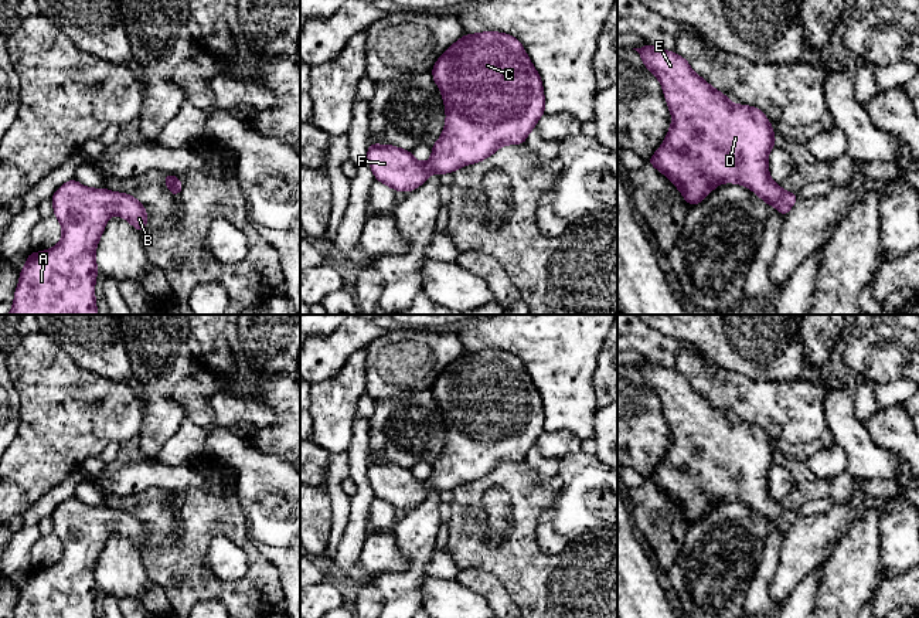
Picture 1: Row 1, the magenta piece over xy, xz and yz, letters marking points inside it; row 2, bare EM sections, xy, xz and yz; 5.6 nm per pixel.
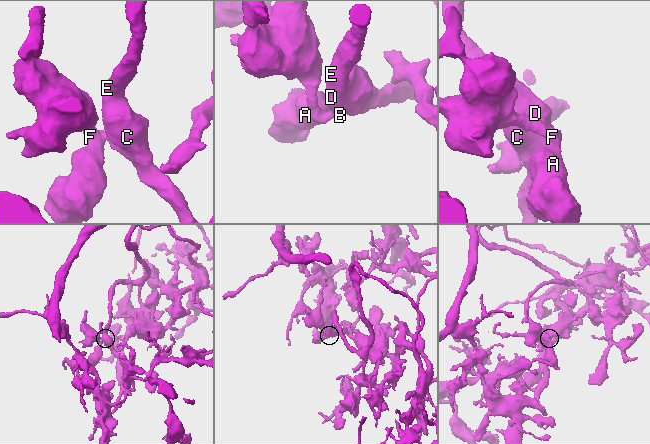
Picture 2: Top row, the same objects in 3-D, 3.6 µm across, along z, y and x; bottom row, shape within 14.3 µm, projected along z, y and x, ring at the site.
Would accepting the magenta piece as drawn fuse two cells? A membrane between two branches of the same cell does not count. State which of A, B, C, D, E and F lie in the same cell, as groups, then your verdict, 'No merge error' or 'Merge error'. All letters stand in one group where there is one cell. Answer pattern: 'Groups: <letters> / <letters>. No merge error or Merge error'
Groups: A B C D E F. No merge error

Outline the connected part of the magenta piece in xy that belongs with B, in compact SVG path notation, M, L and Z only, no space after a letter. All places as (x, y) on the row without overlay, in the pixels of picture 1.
M75 496L64 500L52 512L51 519L52 533L62 543L62 556L51 567L27 573L27 581L20 587L14 618L95 618L95 598L99 590L95 567L109 534L113 530L119 532L142 551L147 544L147 527L130 512L89 506Z

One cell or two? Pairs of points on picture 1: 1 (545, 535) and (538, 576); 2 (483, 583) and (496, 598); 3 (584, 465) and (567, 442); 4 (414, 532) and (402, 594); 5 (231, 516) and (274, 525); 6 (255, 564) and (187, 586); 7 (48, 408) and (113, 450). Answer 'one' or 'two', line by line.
1: two
2: one
3: two
4: one
5: two
6: one
7: two

